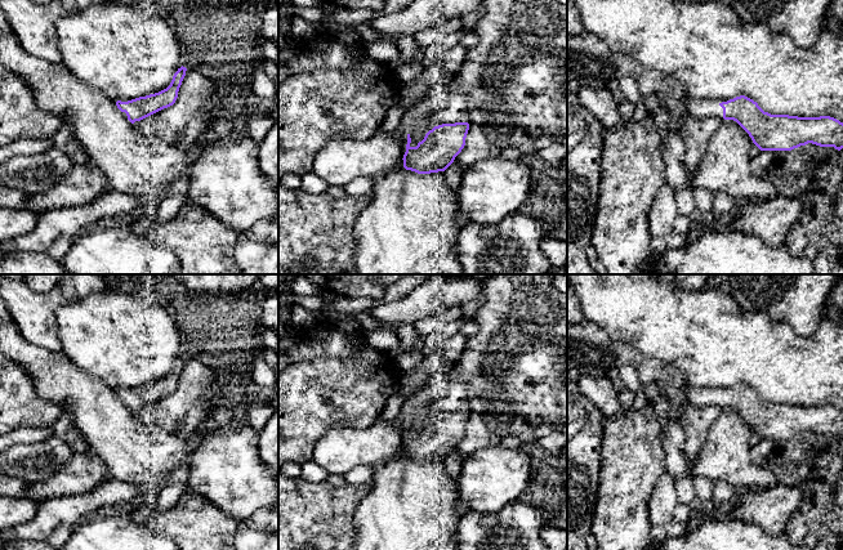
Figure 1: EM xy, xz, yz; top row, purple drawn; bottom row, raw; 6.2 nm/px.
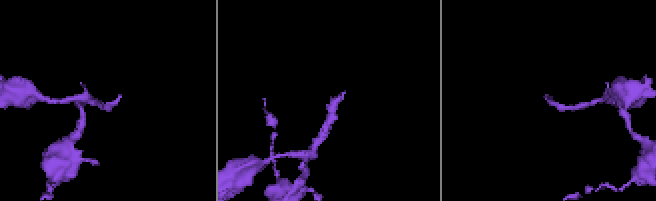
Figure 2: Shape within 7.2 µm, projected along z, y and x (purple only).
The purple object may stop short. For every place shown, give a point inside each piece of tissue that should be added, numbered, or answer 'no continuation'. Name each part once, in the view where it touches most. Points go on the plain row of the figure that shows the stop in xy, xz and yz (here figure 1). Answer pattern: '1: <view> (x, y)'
1: xz (440, 394)

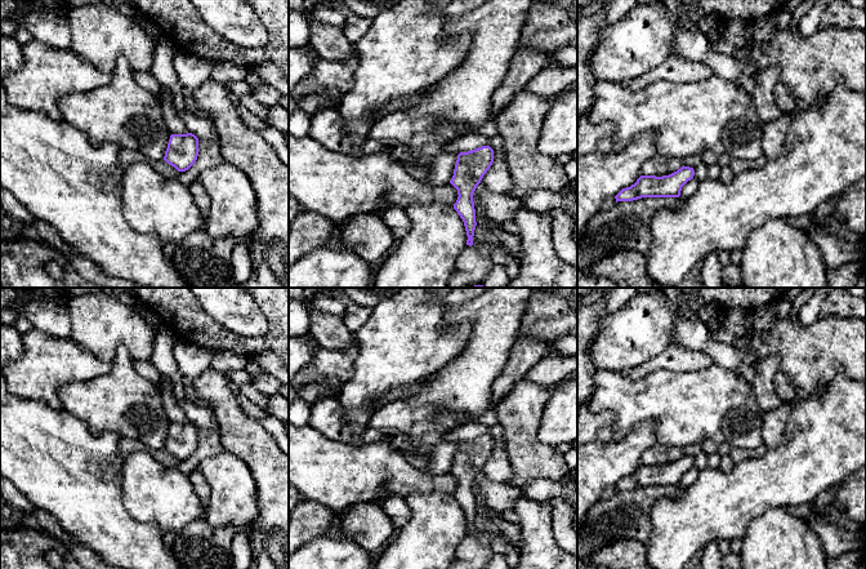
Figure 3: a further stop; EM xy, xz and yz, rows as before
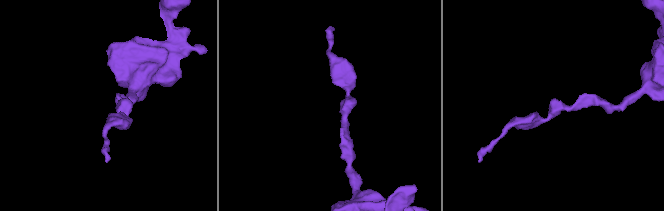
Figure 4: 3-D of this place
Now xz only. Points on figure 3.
no continuation

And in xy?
no continuation

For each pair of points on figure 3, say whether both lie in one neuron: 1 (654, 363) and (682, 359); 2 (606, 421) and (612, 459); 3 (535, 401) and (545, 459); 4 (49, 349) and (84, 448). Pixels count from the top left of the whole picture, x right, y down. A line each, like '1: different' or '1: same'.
1: same
2: different
3: same
4: different

